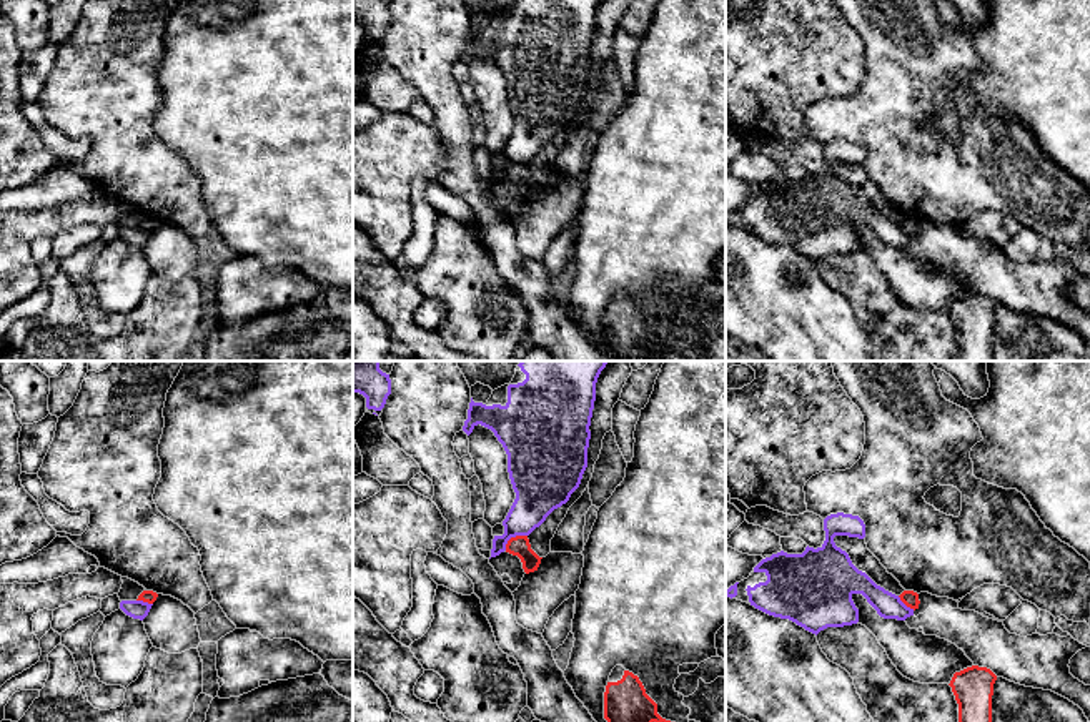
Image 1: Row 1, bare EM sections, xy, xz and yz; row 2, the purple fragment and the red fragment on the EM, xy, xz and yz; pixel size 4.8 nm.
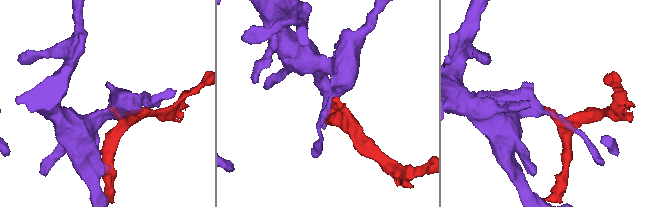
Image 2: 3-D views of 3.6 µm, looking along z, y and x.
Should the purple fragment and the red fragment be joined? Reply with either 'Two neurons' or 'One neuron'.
Two neurons

